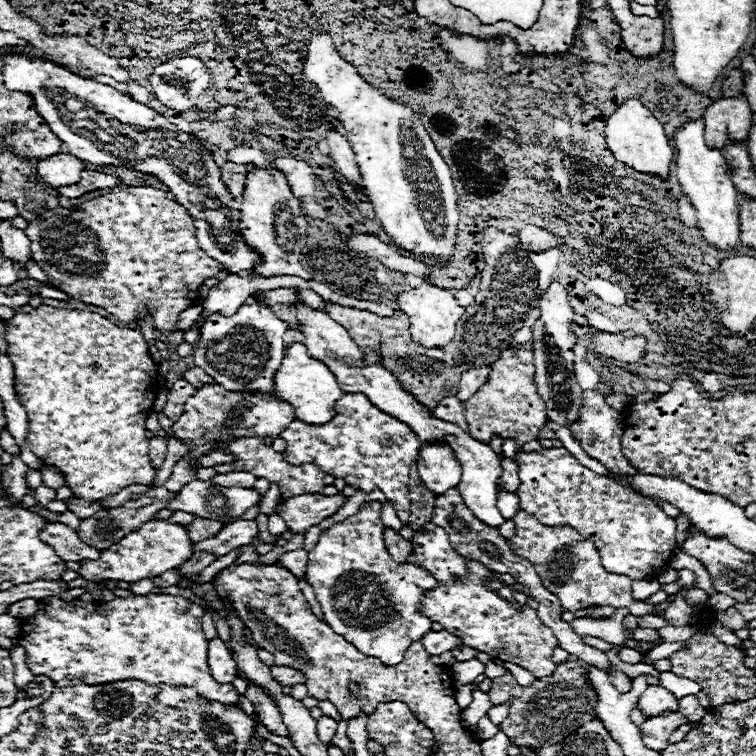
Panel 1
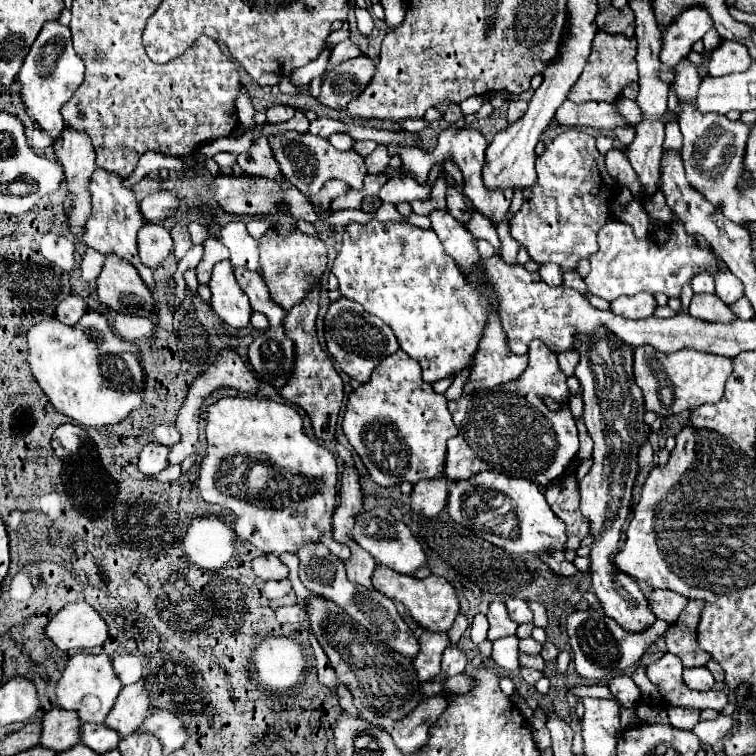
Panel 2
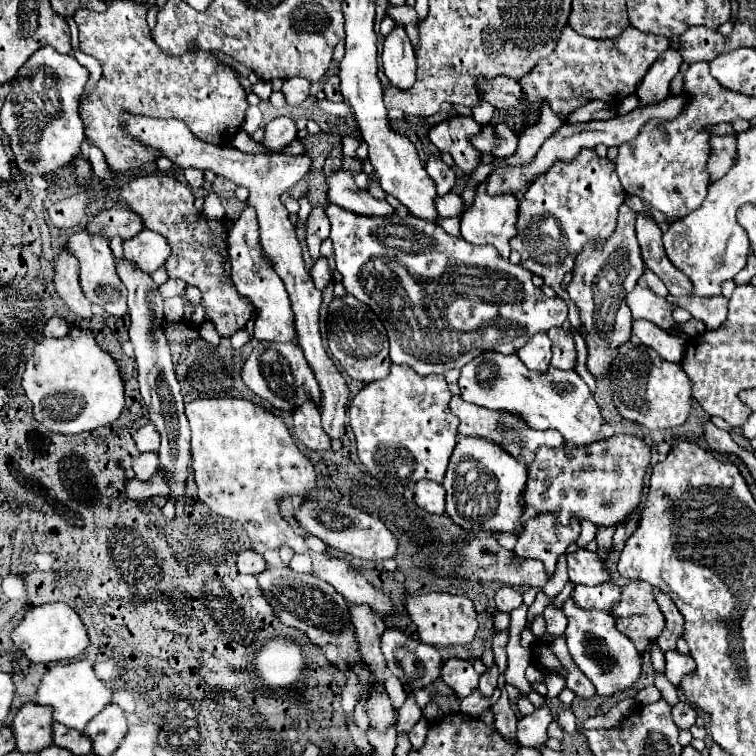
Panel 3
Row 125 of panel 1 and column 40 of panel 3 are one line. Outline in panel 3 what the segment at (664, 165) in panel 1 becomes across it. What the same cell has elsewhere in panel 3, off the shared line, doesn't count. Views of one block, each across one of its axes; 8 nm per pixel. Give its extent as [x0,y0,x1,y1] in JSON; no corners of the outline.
[12,602,88,662]

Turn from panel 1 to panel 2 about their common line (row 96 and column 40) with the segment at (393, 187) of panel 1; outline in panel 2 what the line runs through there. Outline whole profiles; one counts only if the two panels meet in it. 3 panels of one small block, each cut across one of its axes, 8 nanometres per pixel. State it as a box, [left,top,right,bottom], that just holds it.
[28,312,144,428]

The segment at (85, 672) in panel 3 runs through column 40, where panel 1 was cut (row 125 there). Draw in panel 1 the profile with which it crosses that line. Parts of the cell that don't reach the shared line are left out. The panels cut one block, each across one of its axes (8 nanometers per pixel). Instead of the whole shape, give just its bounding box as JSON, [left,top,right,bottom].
[672,118,740,250]

